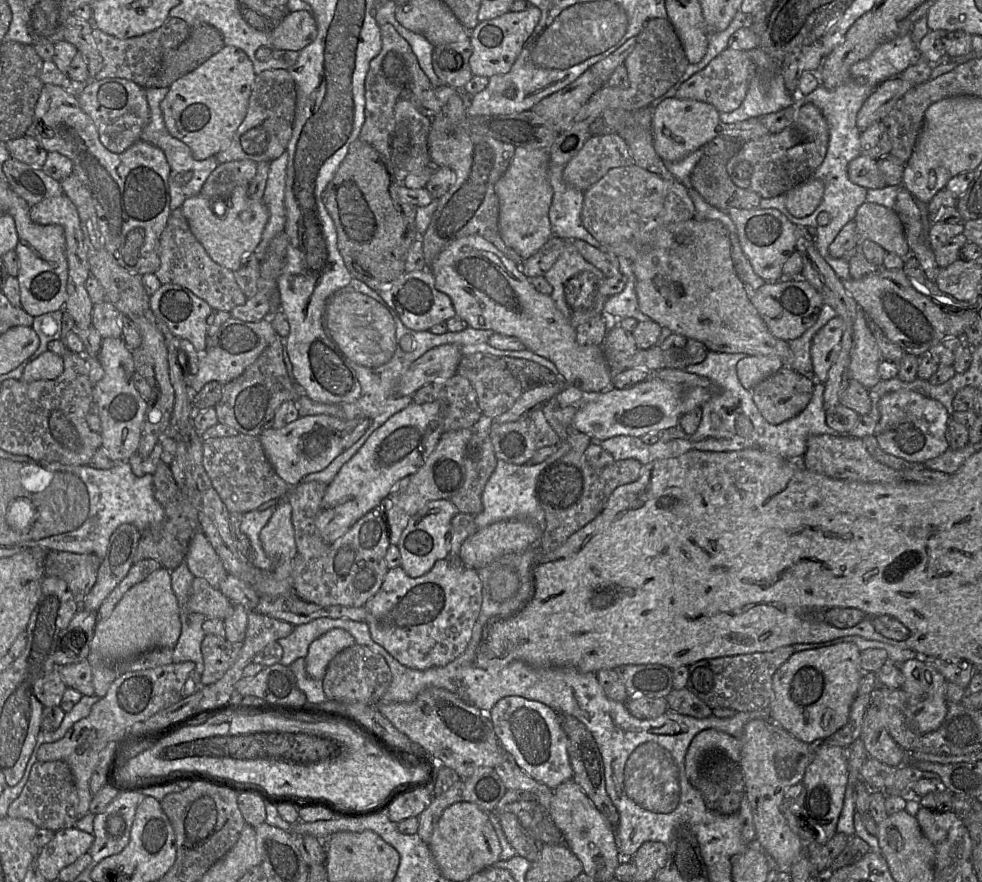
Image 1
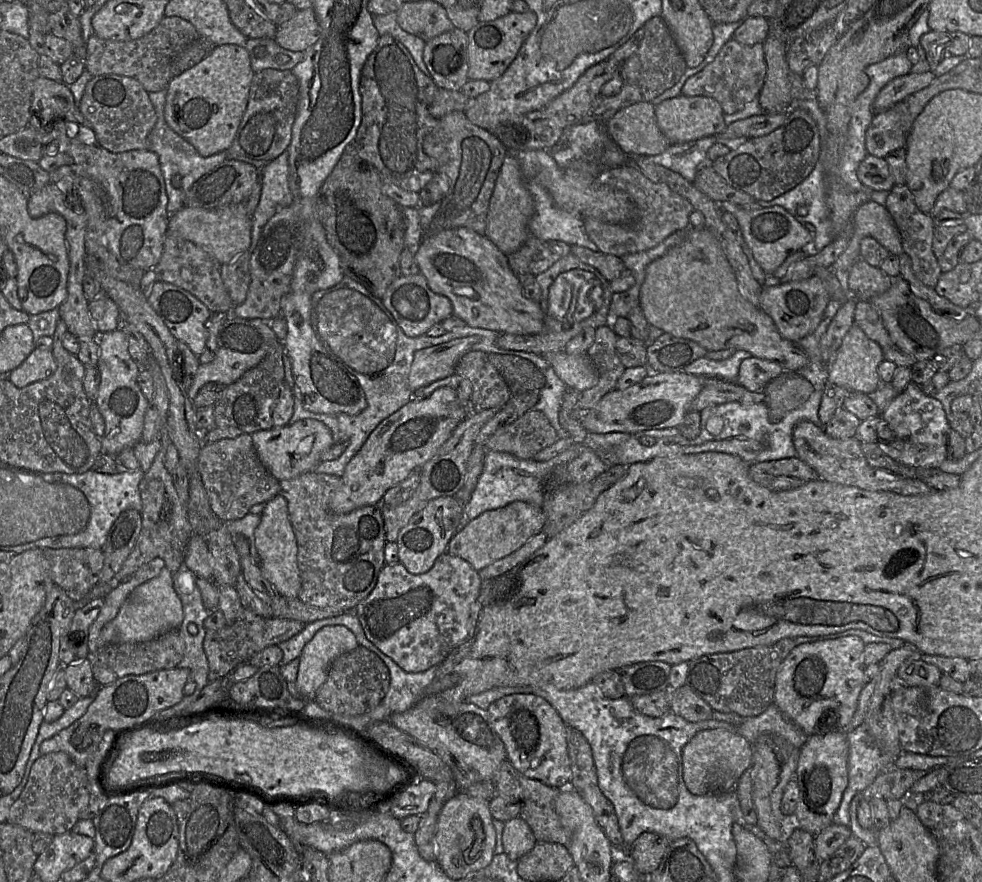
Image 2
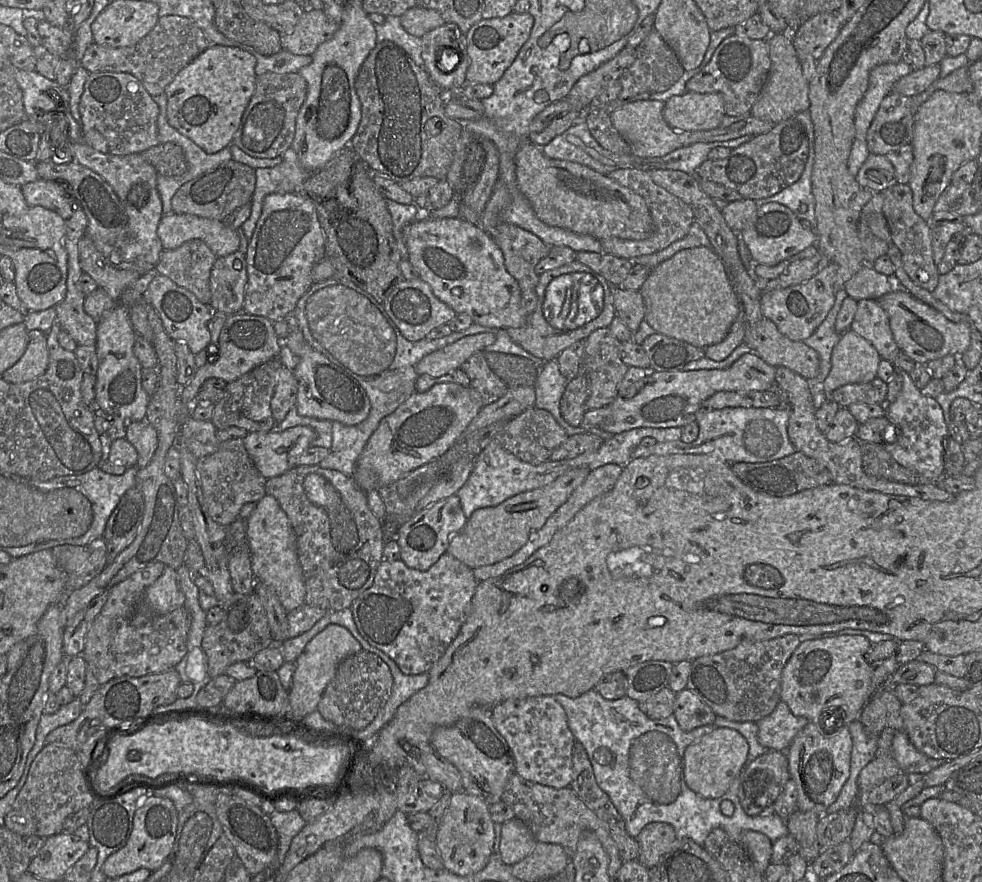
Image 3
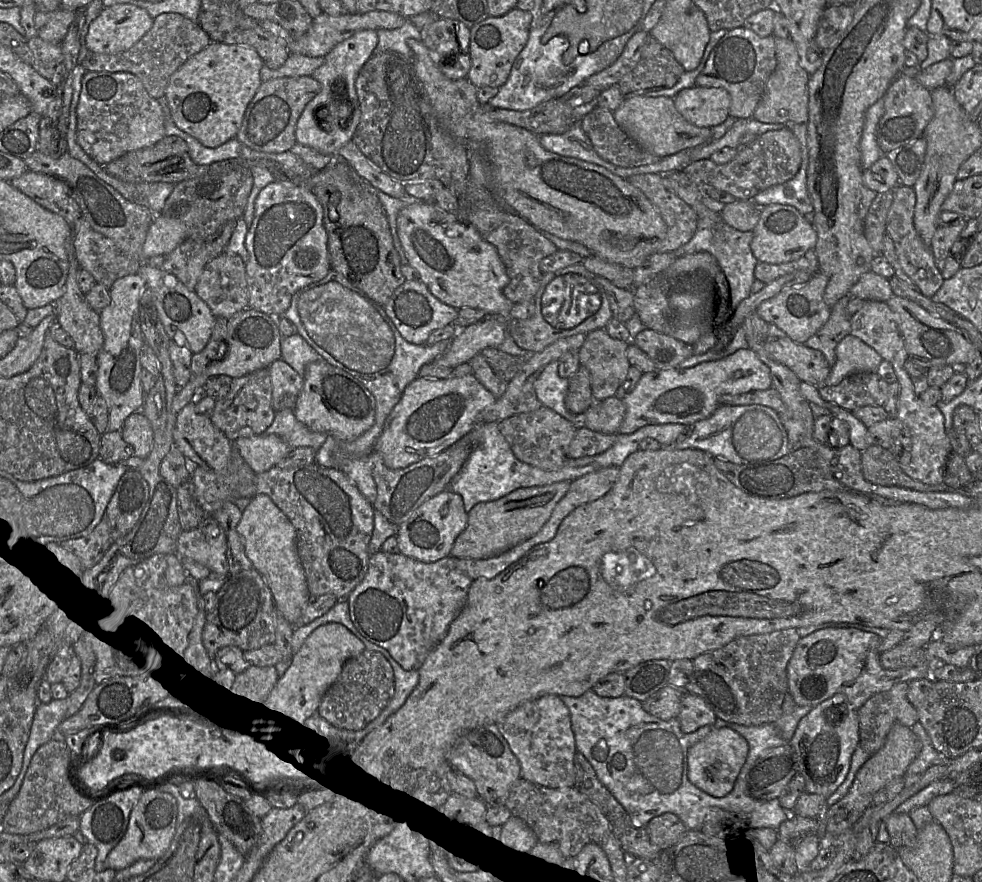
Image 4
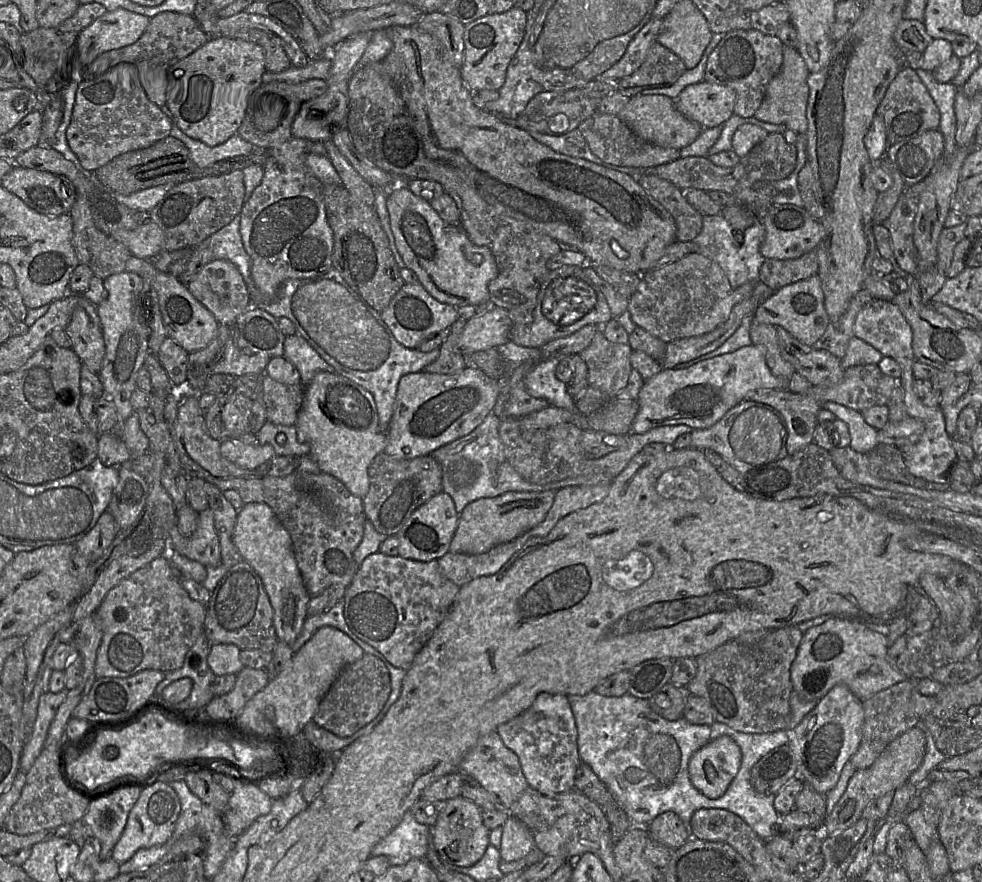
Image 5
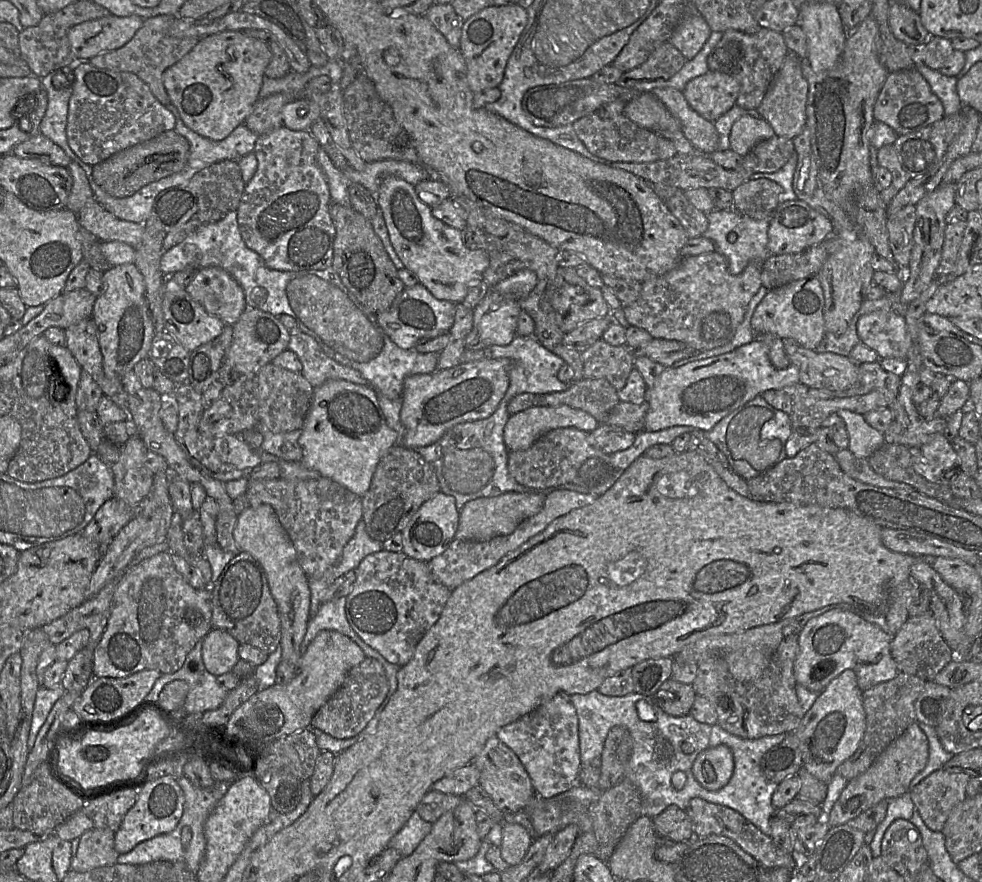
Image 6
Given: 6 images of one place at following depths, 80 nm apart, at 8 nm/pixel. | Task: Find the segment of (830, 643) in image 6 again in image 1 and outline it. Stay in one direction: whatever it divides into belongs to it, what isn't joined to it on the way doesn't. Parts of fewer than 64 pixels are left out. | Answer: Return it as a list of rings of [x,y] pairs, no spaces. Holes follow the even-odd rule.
[[[841,642],[792,654],[773,676],[772,701],[768,708],[771,720],[795,738],[811,745],[824,741],[841,729],[848,721],[851,705],[863,677],[860,656],[861,651],[852,642]]]

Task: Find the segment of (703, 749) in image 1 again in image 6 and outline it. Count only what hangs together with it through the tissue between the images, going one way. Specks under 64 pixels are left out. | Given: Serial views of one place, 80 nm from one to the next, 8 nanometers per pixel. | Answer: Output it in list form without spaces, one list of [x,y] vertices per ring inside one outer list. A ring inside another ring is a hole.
[[[723,744],[702,751],[692,766],[695,779],[709,791],[717,791],[726,786],[733,772],[733,752]]]

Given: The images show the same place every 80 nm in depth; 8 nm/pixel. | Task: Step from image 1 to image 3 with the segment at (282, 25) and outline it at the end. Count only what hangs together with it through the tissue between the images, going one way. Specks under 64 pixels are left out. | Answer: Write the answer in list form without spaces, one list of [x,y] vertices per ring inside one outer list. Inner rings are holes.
[[[307,8],[289,34],[281,35],[282,49],[295,55],[311,55],[323,42],[333,37],[339,25],[323,10]]]

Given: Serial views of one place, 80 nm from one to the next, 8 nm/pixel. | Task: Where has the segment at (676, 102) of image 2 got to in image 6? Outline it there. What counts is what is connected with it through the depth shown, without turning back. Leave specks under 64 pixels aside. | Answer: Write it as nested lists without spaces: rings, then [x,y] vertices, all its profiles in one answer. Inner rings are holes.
[[[709,71],[691,80],[682,92],[694,111],[714,123],[736,105],[740,84],[731,75]]]

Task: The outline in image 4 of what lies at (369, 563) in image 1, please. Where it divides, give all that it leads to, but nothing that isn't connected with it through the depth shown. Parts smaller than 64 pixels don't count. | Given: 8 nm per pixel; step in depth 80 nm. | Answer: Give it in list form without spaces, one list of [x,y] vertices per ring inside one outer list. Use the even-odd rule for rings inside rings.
[[[317,463],[294,468],[272,467],[256,474],[256,485],[257,494],[268,495],[296,530],[297,551],[311,598],[332,594],[338,601],[346,600],[368,570],[371,556],[368,546],[374,527],[372,504],[342,470],[322,467]]]

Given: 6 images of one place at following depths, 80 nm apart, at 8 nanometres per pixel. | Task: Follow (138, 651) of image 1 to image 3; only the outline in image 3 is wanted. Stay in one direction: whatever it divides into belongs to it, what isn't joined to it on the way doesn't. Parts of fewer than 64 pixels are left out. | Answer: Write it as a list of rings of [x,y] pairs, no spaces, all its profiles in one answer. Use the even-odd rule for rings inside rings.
[[[165,566],[161,576],[144,592],[146,602],[157,614],[167,614],[185,603],[185,596],[179,587],[177,570]]]

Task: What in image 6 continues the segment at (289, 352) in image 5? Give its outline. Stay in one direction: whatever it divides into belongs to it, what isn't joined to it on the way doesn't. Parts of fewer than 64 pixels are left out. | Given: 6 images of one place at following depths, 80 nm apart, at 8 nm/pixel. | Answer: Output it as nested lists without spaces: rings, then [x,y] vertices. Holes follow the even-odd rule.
[[[305,333],[290,335],[288,348],[302,364],[301,374],[315,388],[327,380],[346,380],[358,385],[368,385],[355,369],[342,365],[329,357],[318,342]]]

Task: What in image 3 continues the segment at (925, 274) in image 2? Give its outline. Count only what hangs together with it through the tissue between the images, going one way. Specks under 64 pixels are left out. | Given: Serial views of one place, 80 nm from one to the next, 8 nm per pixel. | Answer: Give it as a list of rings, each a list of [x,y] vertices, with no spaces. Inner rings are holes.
[[[896,184],[883,192],[882,212],[891,233],[892,243],[902,254],[903,268],[918,286],[933,292],[939,282],[938,267],[934,263],[931,244],[931,226],[913,208],[913,194],[908,184]]]

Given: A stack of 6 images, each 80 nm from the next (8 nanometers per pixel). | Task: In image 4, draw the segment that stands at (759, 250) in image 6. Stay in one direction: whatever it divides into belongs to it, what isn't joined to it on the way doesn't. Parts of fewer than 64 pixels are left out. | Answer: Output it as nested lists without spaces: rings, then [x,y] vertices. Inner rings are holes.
[[[698,218],[697,230],[694,236],[686,244],[674,251],[677,257],[697,252],[710,253],[716,258],[726,277],[729,286],[728,303],[725,305],[718,304],[717,302],[715,328],[721,326],[718,328],[718,341],[715,347],[709,351],[720,351],[730,342],[732,333],[728,332],[728,330],[723,330],[722,324],[730,318],[739,303],[752,294],[752,285],[756,280],[754,270],[759,262],[751,250],[750,245],[752,239],[753,231],[736,230],[727,223],[723,223],[720,227],[709,229],[706,228],[703,221]]]

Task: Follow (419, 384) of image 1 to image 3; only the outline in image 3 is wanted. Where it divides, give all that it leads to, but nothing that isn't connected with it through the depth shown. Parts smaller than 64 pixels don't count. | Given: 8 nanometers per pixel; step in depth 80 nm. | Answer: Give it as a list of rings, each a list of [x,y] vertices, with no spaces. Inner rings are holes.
[[[494,332],[465,336],[424,356],[416,365],[417,375],[440,377],[461,367],[474,353],[483,351],[496,340]]]

